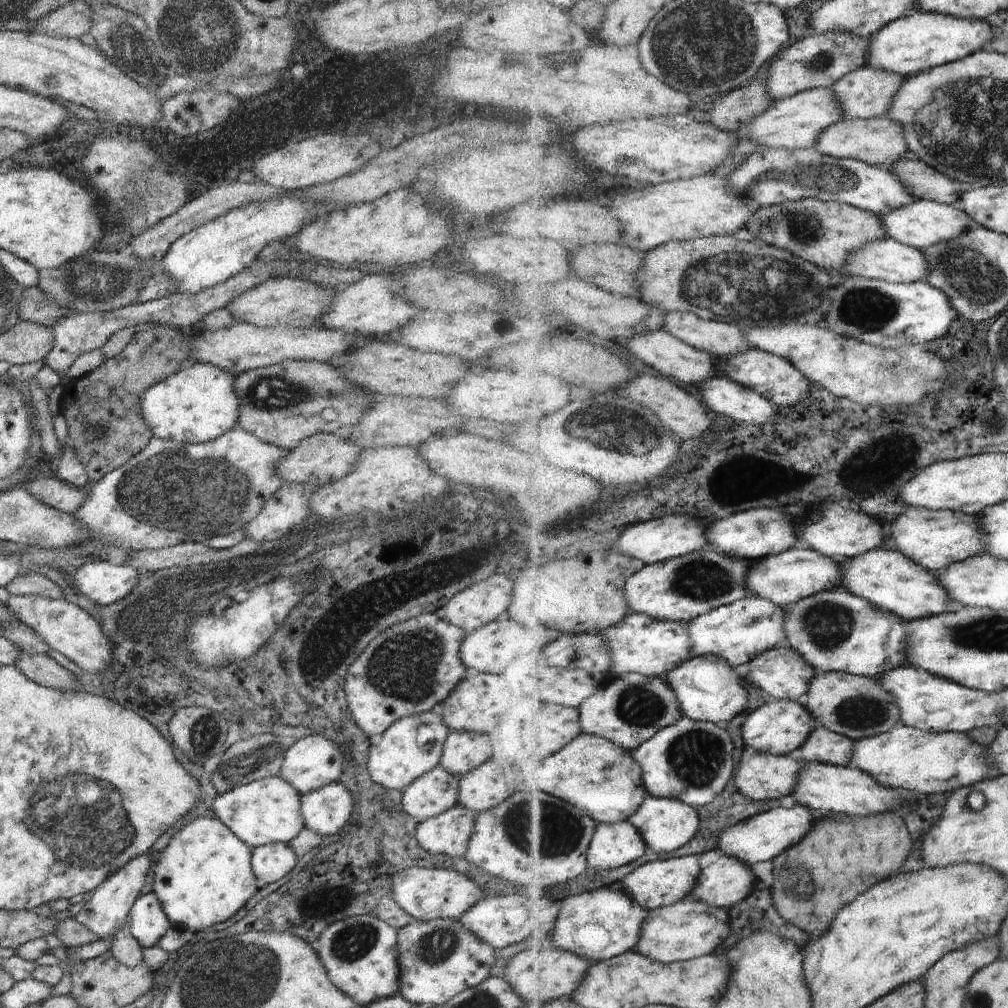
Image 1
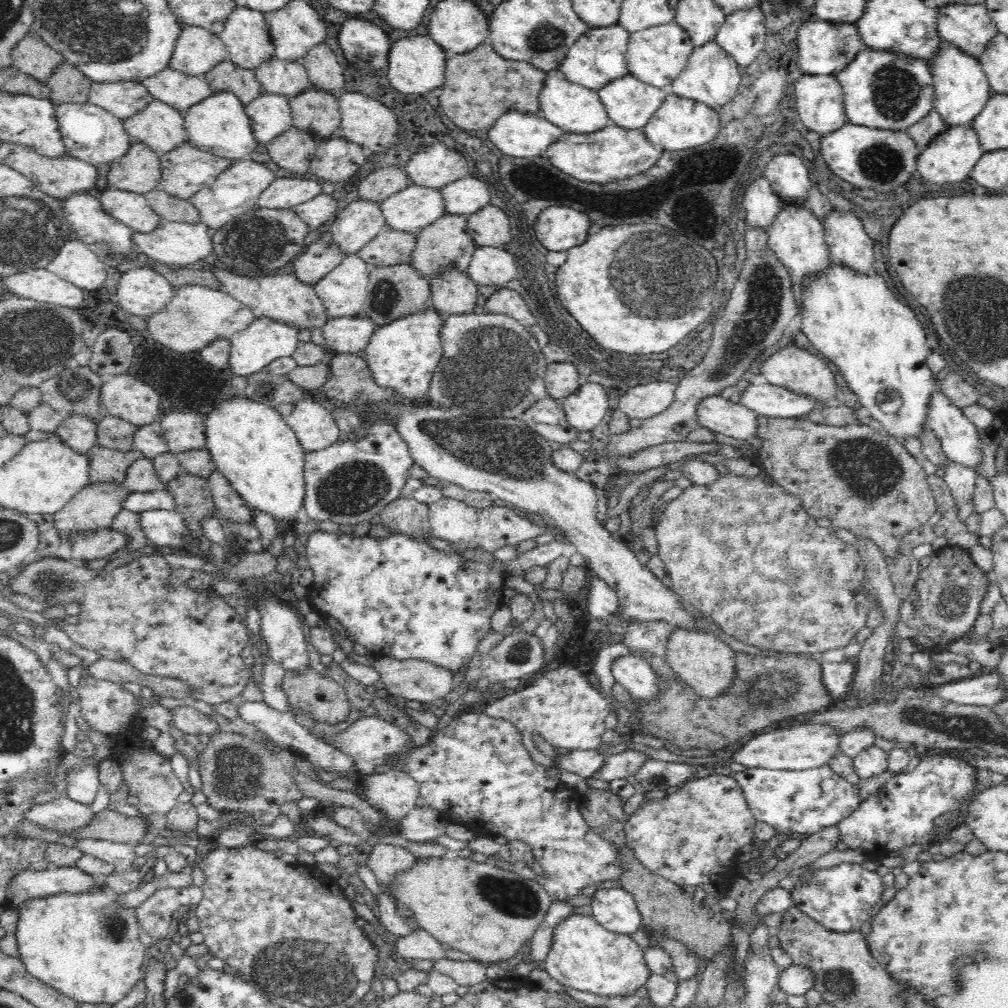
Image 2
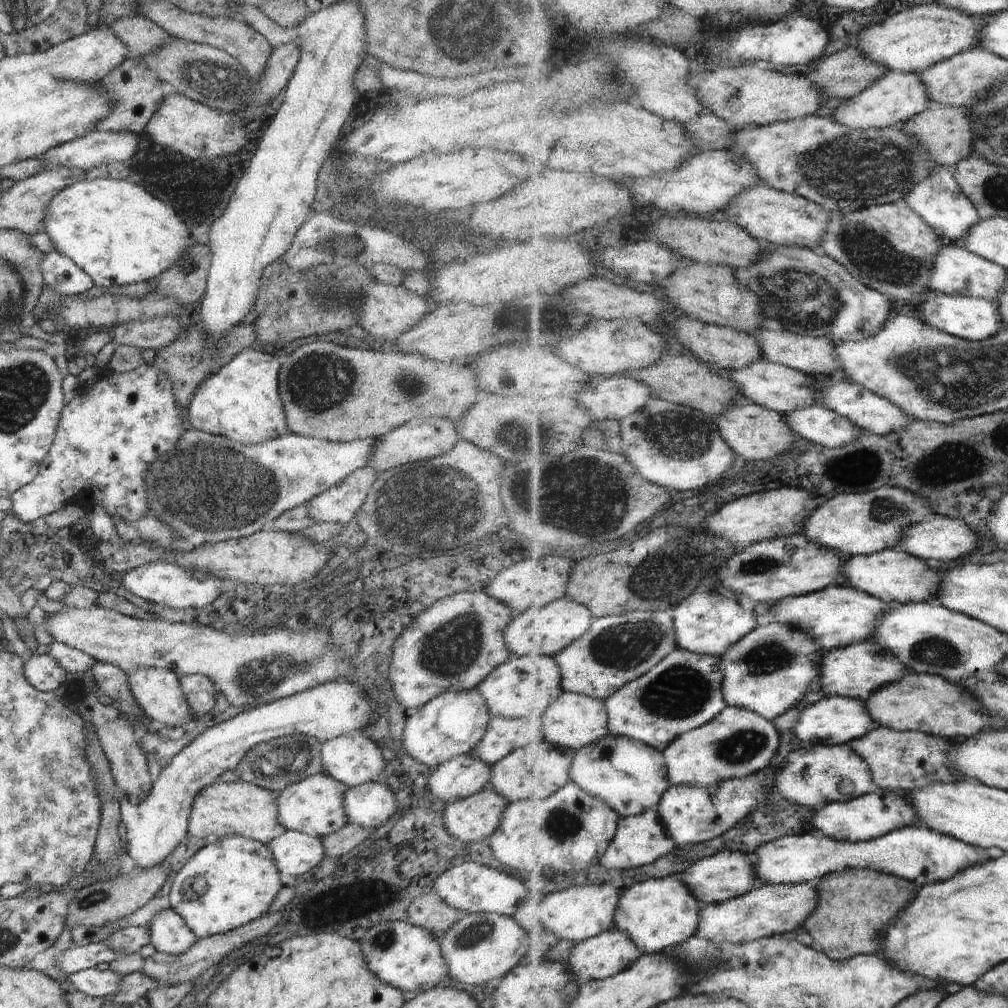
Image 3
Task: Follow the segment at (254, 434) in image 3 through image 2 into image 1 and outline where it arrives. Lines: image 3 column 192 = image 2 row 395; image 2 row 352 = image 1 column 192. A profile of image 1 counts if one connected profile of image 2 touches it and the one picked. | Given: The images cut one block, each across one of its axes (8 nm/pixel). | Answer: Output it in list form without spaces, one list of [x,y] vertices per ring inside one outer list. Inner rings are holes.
[[[194,364],[164,378],[140,396],[140,414],[154,438],[174,440],[178,444],[204,443],[233,430],[238,422],[238,396],[234,394],[234,376],[226,370]]]

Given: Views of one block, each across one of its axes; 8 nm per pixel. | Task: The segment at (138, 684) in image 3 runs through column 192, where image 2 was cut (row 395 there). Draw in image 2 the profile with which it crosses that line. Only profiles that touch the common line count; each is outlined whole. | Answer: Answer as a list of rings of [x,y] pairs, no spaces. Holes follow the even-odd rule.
[[[720,395],[708,396],[696,406],[699,425],[710,431],[753,441],[758,433],[759,415],[742,403],[732,403]]]

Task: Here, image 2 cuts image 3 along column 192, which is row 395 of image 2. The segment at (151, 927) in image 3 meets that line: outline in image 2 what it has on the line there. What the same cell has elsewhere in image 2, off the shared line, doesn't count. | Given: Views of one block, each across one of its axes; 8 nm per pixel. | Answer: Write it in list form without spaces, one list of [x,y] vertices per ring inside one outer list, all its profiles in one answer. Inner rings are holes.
[[[936,379],[936,390],[930,398],[927,413],[927,427],[940,439],[942,450],[946,453],[949,463],[963,464],[974,468],[982,461],[982,448],[980,443],[983,437],[975,425],[964,416],[962,409],[954,406],[951,400],[939,389],[939,380]]]

